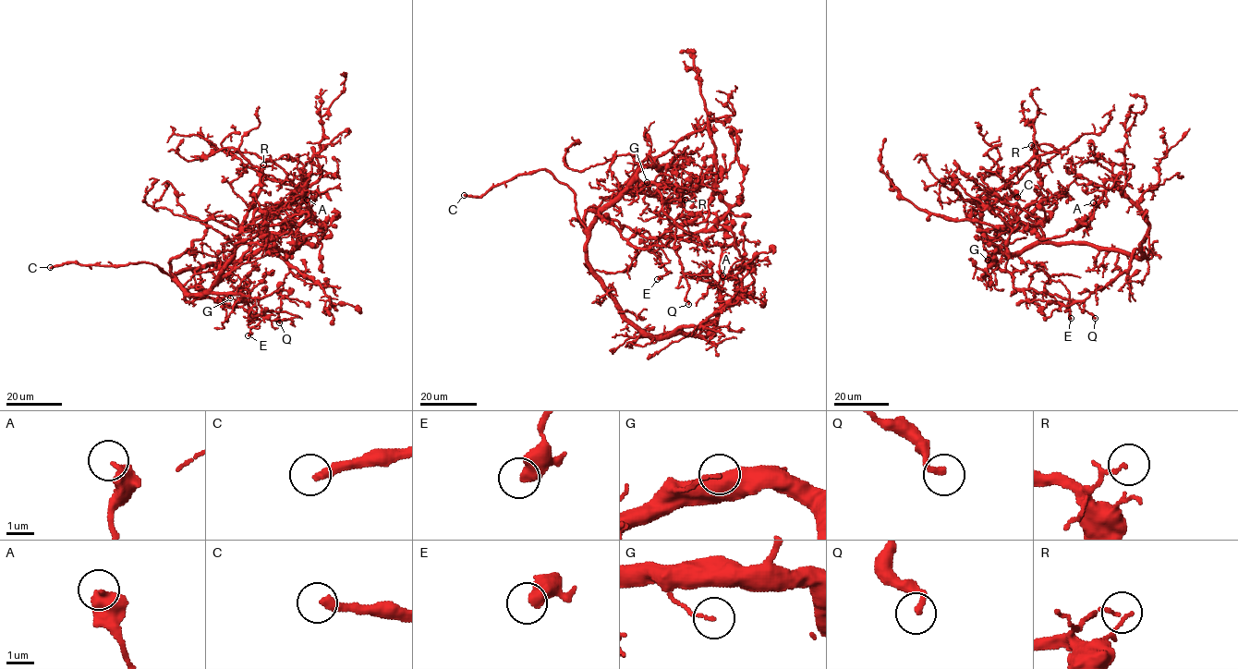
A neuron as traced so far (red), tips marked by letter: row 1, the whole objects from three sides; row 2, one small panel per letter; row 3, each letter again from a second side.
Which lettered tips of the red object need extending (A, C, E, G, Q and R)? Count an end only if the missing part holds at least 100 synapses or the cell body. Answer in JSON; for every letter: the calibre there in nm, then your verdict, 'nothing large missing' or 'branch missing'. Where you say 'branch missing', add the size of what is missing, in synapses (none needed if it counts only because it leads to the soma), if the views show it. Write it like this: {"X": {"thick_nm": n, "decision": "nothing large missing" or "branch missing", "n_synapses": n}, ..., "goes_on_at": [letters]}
{"A": {"thick_nm": 480, "decision": "nothing large missing"}, "C": {"thick_nm": 300, "decision": "branch missing"}, "E": {"thick_nm": 480, "decision": "nothing large missing"}, "G": {"thick_nm": 110, "decision": "branch missing", "n_synapses": 150}, "Q": {"thick_nm": 220, "decision": "nothing large missing"}, "R": {"thick_nm": 80, "decision": "nothing large missing"}, "goes_on_at": ["C", "G"]}

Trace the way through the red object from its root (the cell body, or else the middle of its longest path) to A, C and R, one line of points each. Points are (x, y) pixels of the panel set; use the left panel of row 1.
A: (171, 266), (169, 261), (203, 237), (208, 218), (296, 235), (316, 246), (331, 222), (317, 220), (307, 200)
C: (171, 266), (172, 277), (147, 261), (112, 266), (70, 261), (50, 267)
R: (171, 266), (188, 293), (202, 294), (211, 286), (237, 243), (244, 217), (260, 189), (263, 164)

